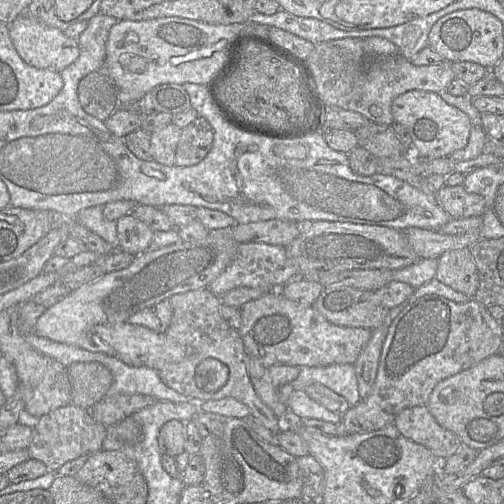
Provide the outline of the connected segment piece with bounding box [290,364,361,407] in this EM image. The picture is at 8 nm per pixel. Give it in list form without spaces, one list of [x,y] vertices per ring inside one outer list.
[[[353,364],[302,367],[298,377],[290,383],[295,390],[305,389],[311,384],[320,383],[343,396],[351,407],[361,400],[356,370]]]

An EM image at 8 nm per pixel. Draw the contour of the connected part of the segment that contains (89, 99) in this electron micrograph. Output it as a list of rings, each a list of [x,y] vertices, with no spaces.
[[[92,72],[78,85],[78,99],[84,111],[105,121],[118,108],[117,88],[105,72]]]

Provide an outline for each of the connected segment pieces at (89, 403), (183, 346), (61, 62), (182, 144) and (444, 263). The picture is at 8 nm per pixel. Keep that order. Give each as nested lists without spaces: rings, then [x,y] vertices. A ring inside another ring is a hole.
[[[75,362],[68,367],[72,387],[72,404],[84,409],[92,408],[101,401],[113,382],[110,370],[103,364]]]
[[[208,288],[191,290],[169,297],[173,316],[165,333],[163,344],[163,367],[158,371],[163,382],[170,388],[201,403],[207,400],[234,398],[244,403],[250,410],[250,416],[261,422],[266,428],[277,434],[284,423],[259,398],[250,380],[247,363],[247,351],[238,330],[231,327],[221,315],[223,304],[221,297]],[[206,358],[216,358],[229,368],[226,384],[216,392],[206,392],[195,382],[196,366]]]
[[[24,13],[10,24],[10,37],[20,57],[30,66],[61,72],[79,56],[77,39],[66,36],[63,31],[45,26]]]
[[[202,117],[182,128],[175,155],[175,165],[191,166],[203,160],[213,143],[213,128]]]
[[[469,248],[453,249],[438,258],[435,278],[471,298],[479,286],[479,276]]]

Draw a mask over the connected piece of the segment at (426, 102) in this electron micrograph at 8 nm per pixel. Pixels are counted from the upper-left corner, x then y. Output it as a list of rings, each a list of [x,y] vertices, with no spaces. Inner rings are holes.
[[[410,90],[394,99],[391,112],[394,122],[404,126],[414,145],[414,158],[443,158],[463,149],[469,140],[473,121],[460,109],[445,102],[439,94]]]

